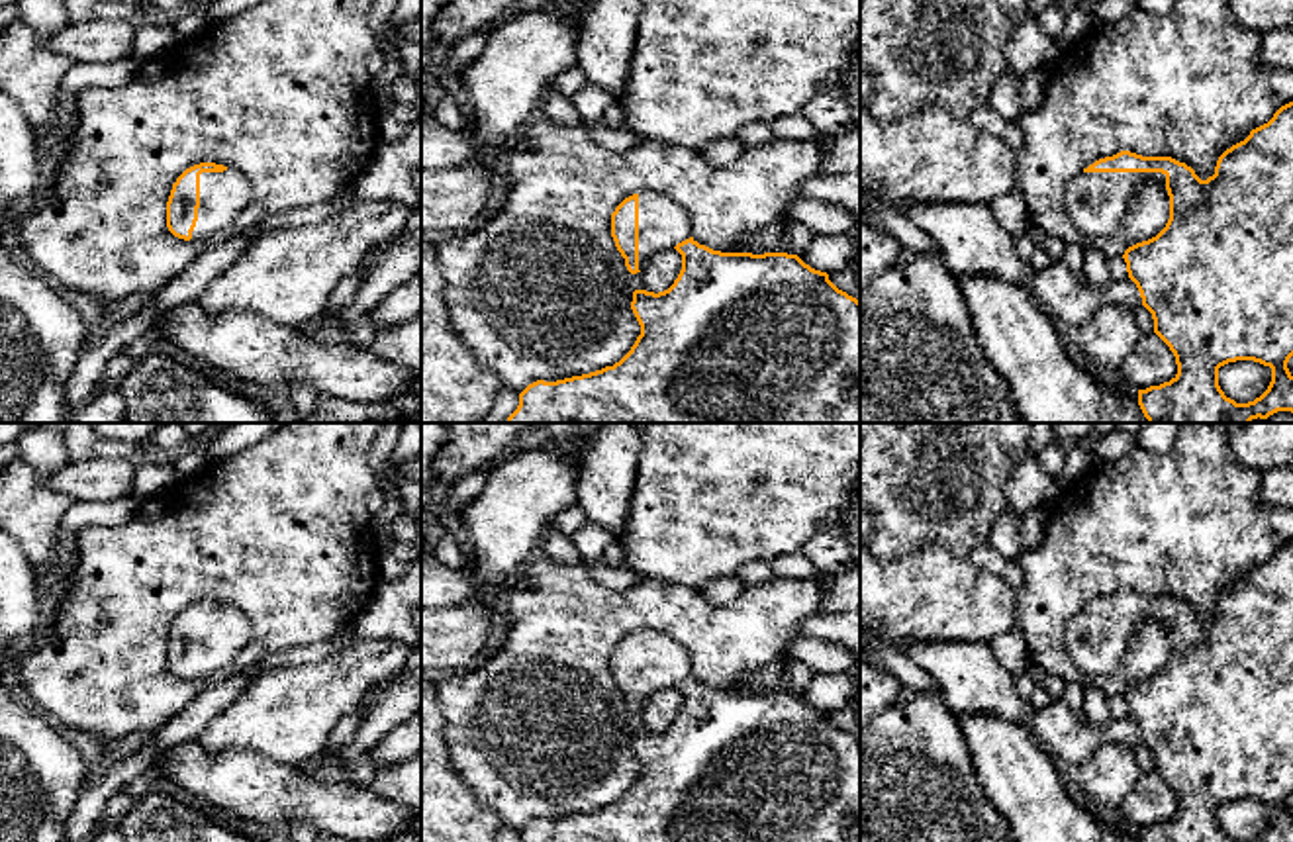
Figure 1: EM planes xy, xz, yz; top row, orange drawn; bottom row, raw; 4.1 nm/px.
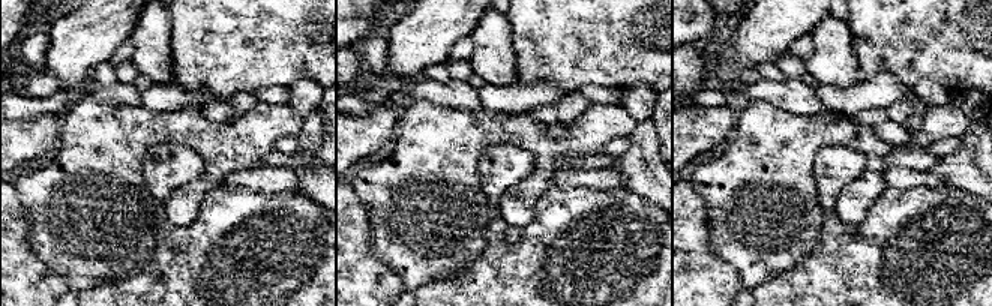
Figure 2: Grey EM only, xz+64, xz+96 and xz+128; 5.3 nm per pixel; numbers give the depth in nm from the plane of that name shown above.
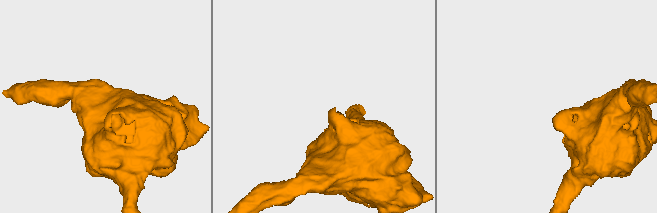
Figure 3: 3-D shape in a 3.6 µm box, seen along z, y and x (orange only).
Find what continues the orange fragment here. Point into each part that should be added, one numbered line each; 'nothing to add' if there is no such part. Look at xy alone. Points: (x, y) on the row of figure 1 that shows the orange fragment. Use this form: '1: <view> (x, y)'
1: xy (224, 194)

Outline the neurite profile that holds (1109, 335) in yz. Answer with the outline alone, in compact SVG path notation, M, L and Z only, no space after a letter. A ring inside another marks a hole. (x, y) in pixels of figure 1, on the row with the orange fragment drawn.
M1101 305L1074 329L1081 352L1099 368L1119 370L1144 333L1126 305Z

